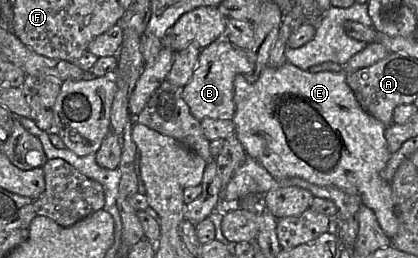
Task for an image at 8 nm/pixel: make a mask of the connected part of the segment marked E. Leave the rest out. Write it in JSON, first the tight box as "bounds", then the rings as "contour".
{"bounds":[232,42,398,239],"contour":[[[373,42],[368,43],[363,50],[359,51],[350,58],[342,70],[336,72],[323,71],[312,73],[309,70],[303,71],[292,64],[285,62],[279,67],[271,67],[269,65],[265,66],[261,71],[259,78],[253,83],[248,82],[243,74],[238,74],[234,79],[233,101],[235,104],[235,113],[232,121],[235,126],[235,134],[242,143],[246,155],[260,163],[271,174],[272,177],[275,179],[301,178],[318,186],[335,187],[348,195],[358,196],[361,200],[361,205],[364,205],[374,211],[380,227],[384,233],[390,239],[392,239],[398,231],[398,219],[392,197],[391,182],[387,182],[382,177],[382,172],[392,155],[388,149],[388,144],[385,139],[385,131],[387,126],[370,115],[359,105],[347,83],[347,77],[350,73],[362,68],[369,67],[374,63],[382,60],[389,54],[390,51],[383,44],[379,42]]]}

